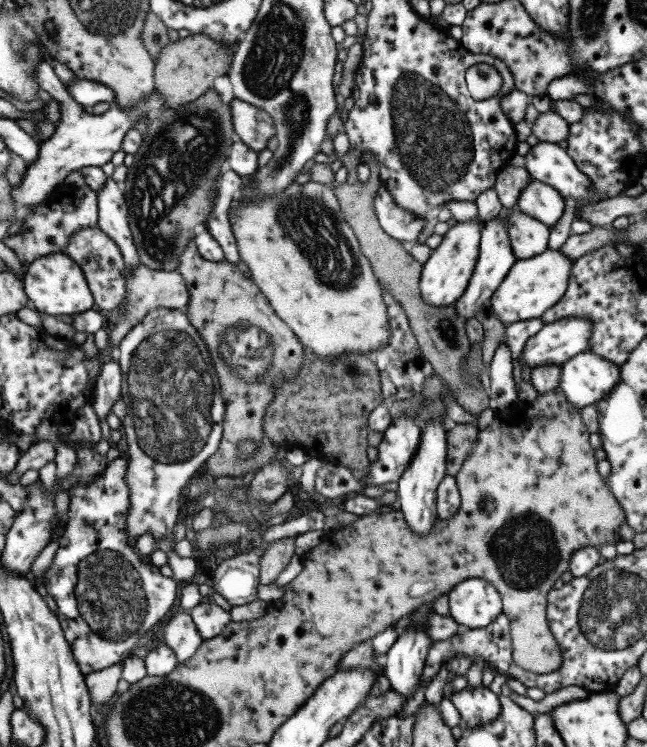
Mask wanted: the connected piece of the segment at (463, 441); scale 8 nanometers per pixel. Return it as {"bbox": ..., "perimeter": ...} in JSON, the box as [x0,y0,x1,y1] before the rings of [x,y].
{"bbox":[446,424,480,476],"perimeter":[[[451,424],[448,429],[448,446],[446,453],[446,472],[456,476],[461,469],[470,449],[478,442],[480,430],[476,425]]]}

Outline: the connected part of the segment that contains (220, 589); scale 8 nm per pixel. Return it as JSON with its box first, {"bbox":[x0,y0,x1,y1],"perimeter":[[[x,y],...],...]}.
{"bbox":[212,543,272,607],"perimeter":[[[262,543],[260,548],[225,559],[216,568],[212,586],[232,607],[257,600],[259,558],[272,543]]]}

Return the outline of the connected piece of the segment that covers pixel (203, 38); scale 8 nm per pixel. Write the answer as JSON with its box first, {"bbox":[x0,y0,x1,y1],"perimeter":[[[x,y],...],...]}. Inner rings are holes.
{"bbox":[155,34,237,108],"perimeter":[[[190,34],[167,44],[155,63],[155,88],[160,91],[165,108],[178,108],[212,89],[214,79],[229,72],[237,43],[229,47],[206,34]]]}

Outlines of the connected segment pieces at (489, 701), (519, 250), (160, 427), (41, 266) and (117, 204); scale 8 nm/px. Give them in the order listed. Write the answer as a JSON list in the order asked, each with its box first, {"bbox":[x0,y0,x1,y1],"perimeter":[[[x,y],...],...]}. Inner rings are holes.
[{"bbox":[449,685,501,727],"perimeter":[[[468,685],[461,691],[452,693],[449,699],[468,727],[482,726],[492,722],[501,713],[499,696],[490,691],[489,687]]]},{"bbox":[504,207,550,260],"perimeter":[[[513,207],[504,210],[510,244],[517,260],[532,258],[548,249],[550,226]]]},{"bbox":[117,310,226,549],"perimeter":[[[151,310],[119,342],[118,347],[117,362],[122,372],[121,398],[126,404],[126,416],[122,418],[120,431],[127,449],[125,479],[130,490],[125,535],[132,549],[138,537],[143,534],[149,534],[158,547],[163,536],[173,535],[176,523],[183,517],[184,505],[180,504],[180,493],[188,481],[196,482],[199,468],[218,450],[222,442],[226,403],[222,399],[210,351],[198,331],[190,324],[184,310]]]},{"bbox":[23,252,95,317],"perimeter":[[[66,252],[34,259],[26,266],[23,287],[34,308],[55,317],[60,314],[75,315],[90,310],[95,304],[82,269]]]},{"bbox":[97,177,141,273],"perimeter":[[[108,177],[97,192],[97,227],[105,232],[119,247],[128,273],[141,262],[138,247],[134,244],[128,220],[128,205],[122,185]]]}]

